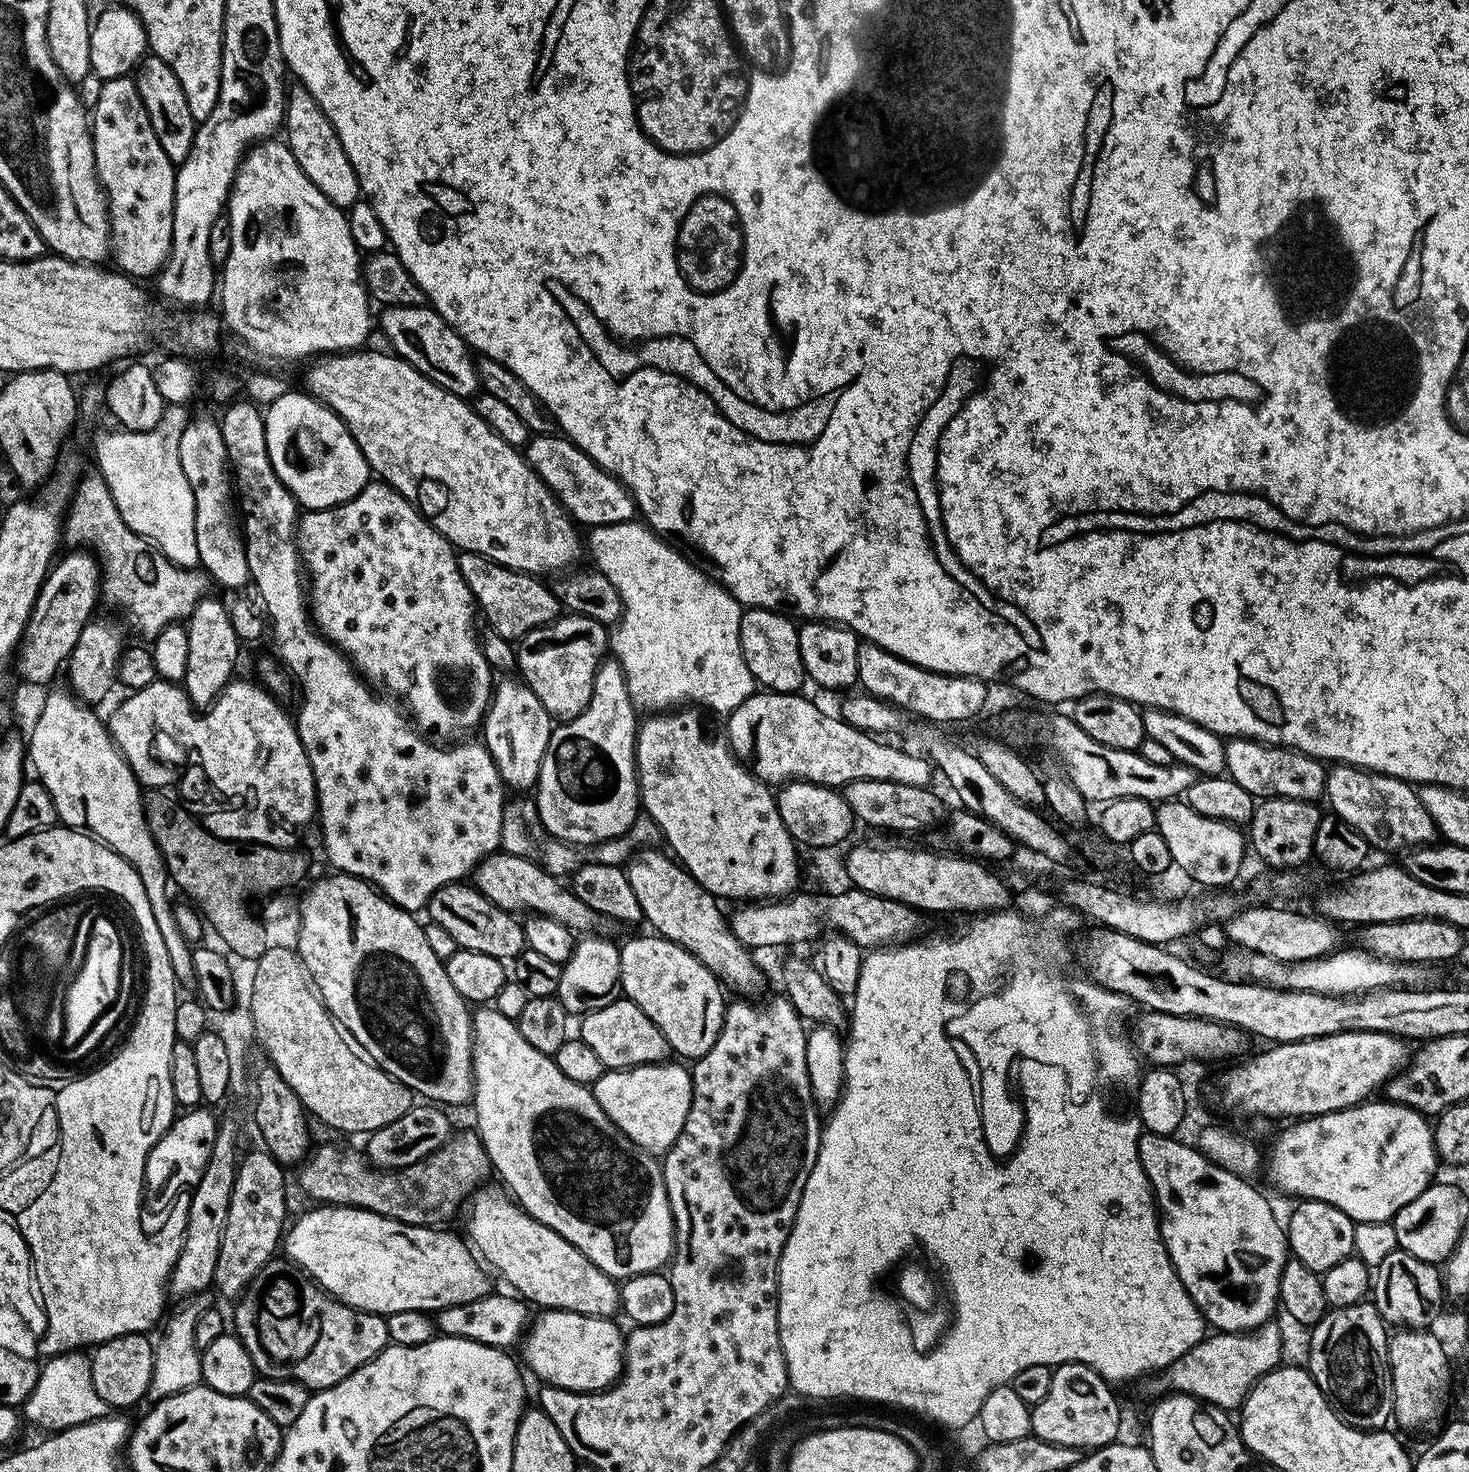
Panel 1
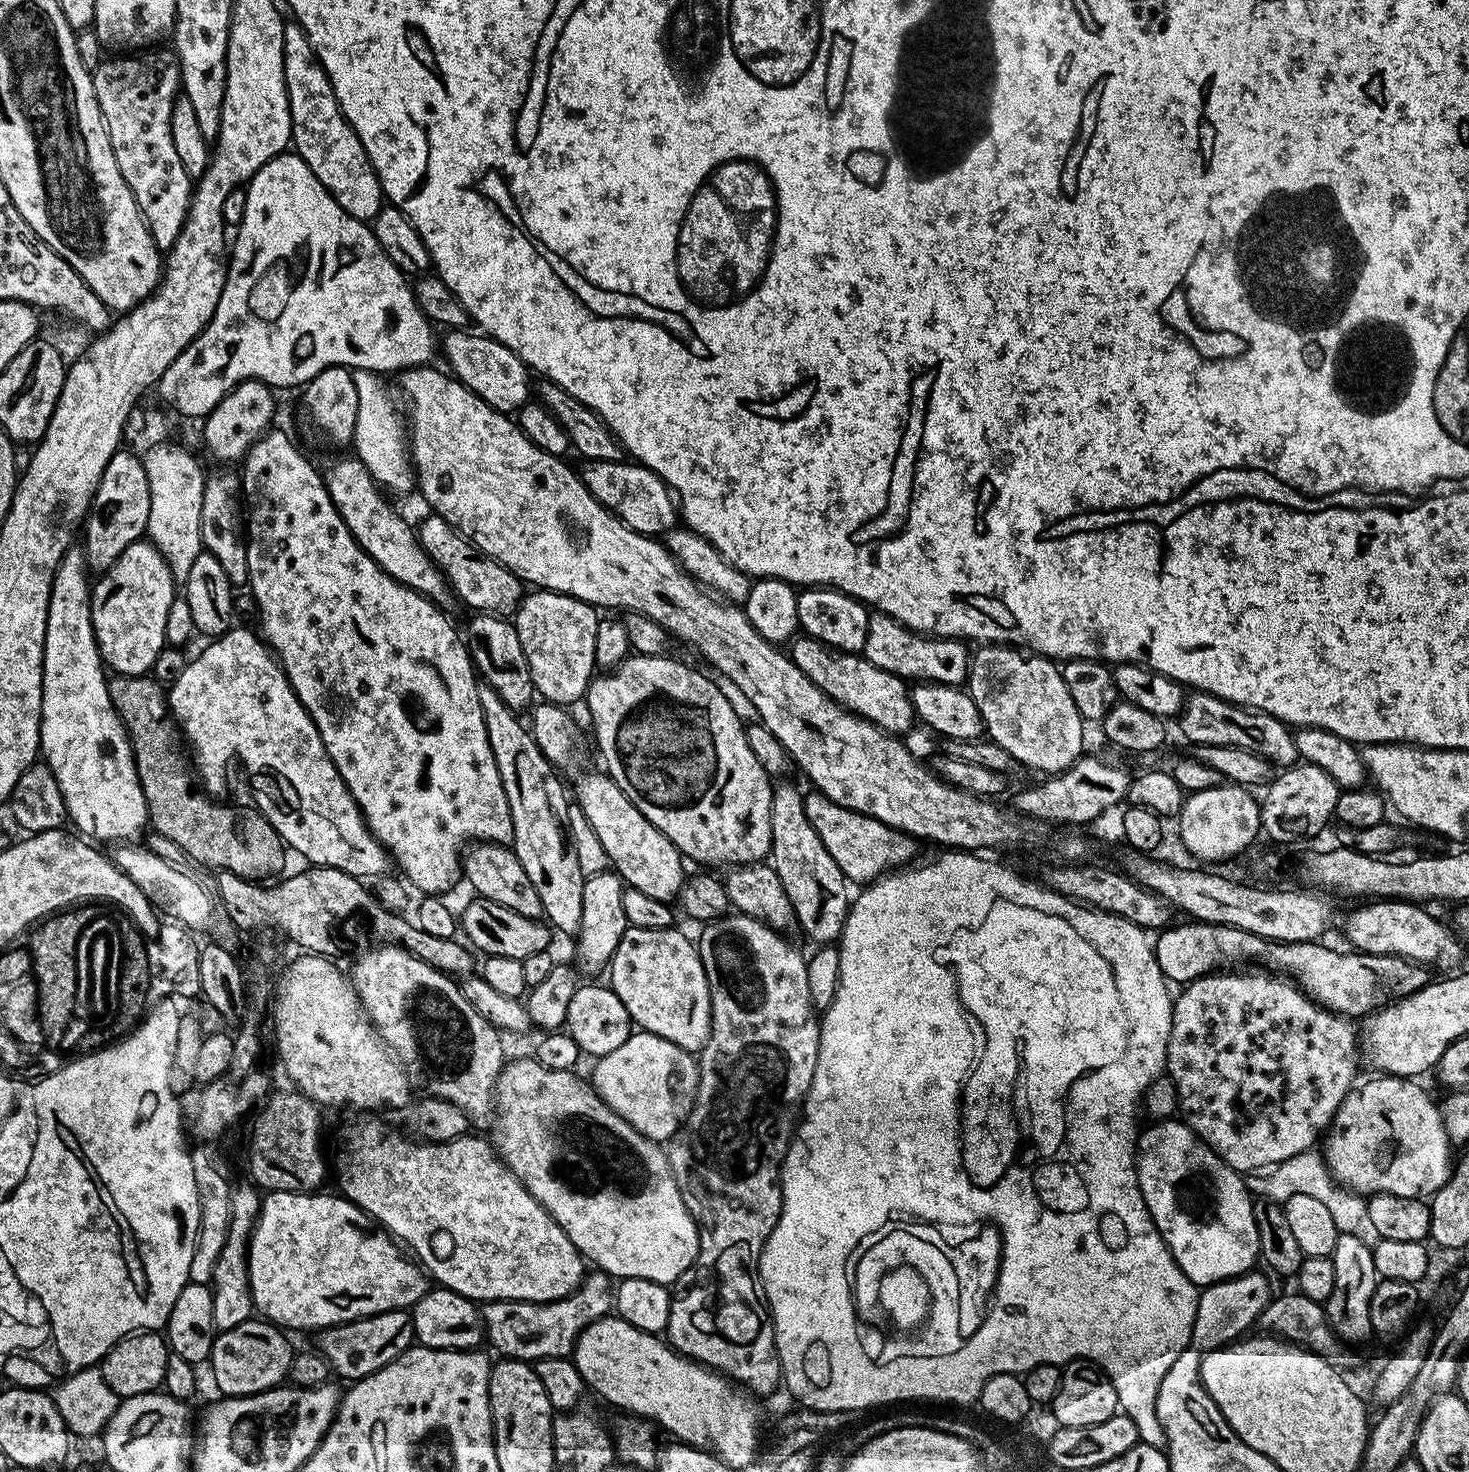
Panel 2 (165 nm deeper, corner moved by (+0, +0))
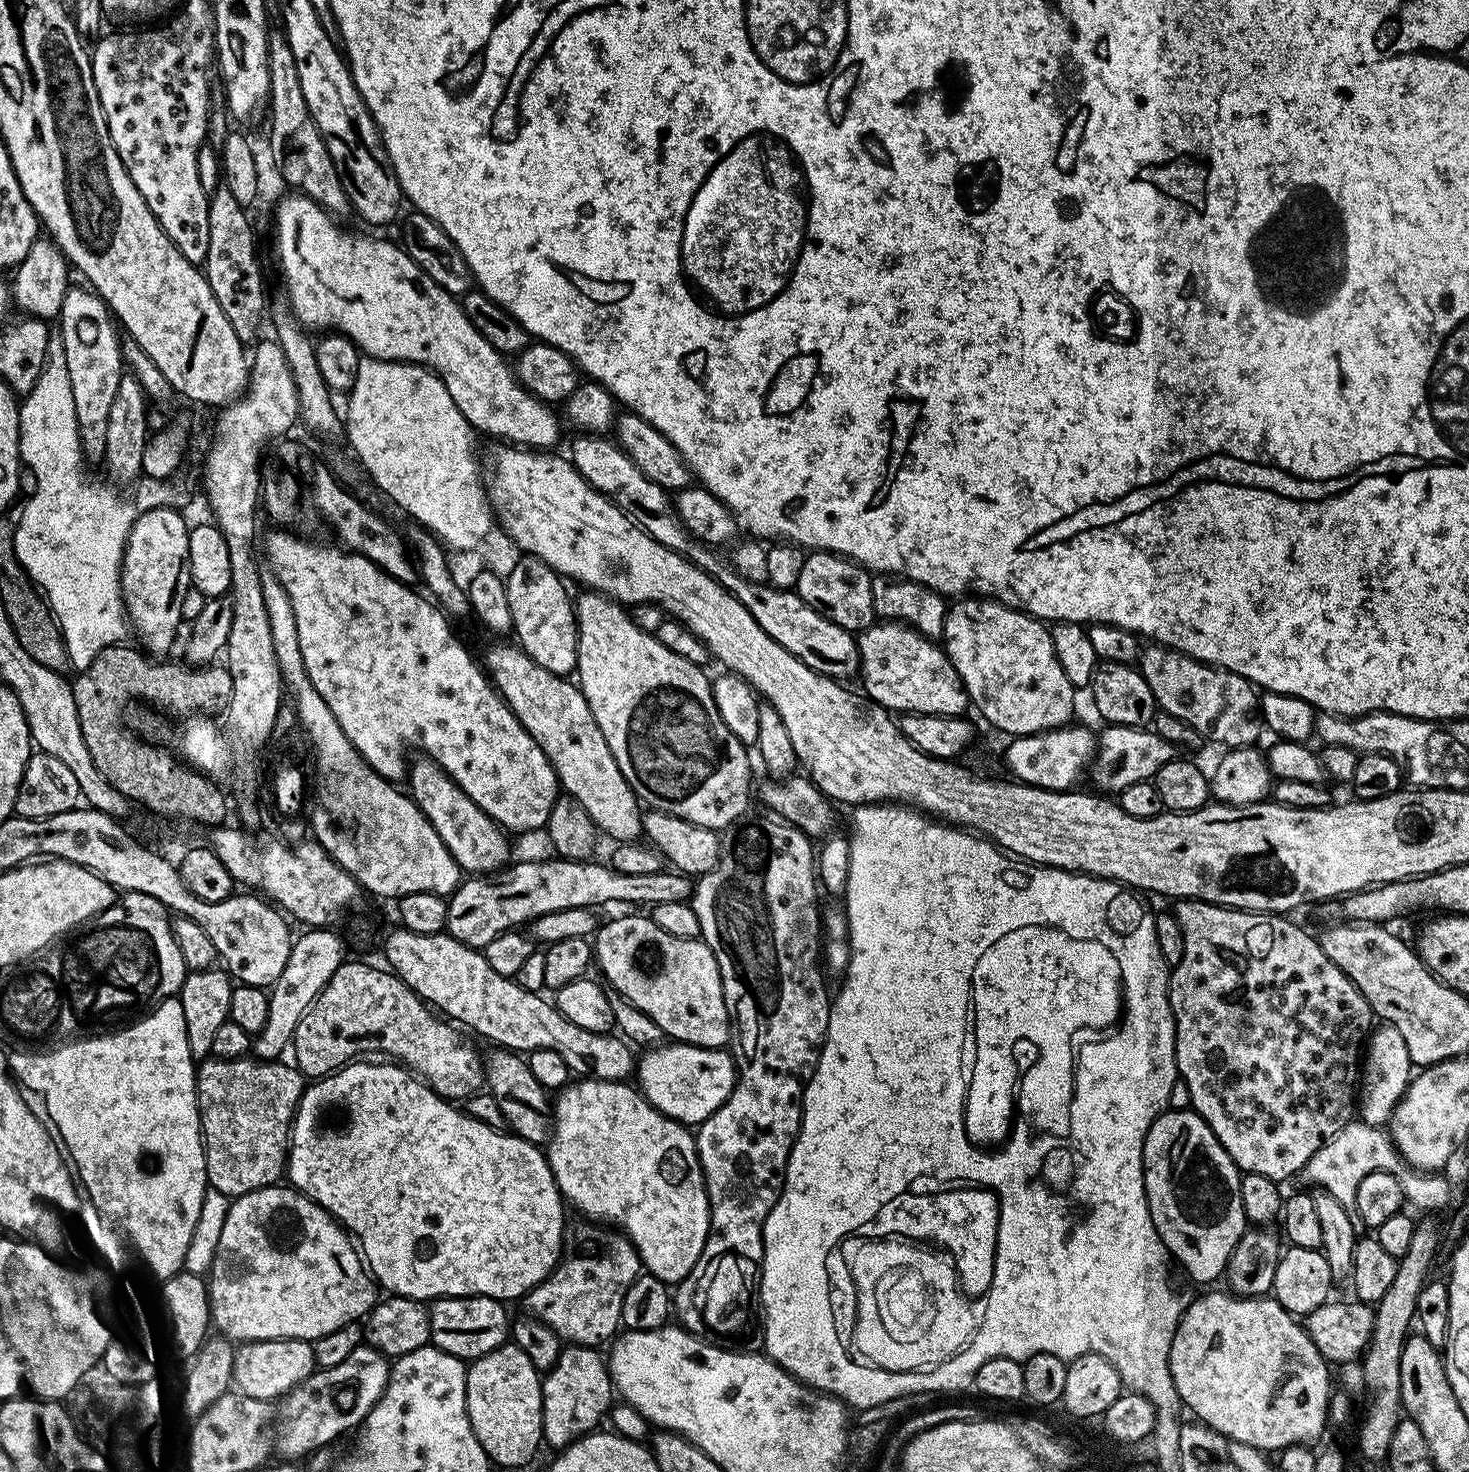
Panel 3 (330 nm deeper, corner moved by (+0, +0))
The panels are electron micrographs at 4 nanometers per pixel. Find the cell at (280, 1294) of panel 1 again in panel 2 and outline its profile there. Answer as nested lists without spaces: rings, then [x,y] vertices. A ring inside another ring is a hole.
[[[397,1310],[394,1312],[379,1312],[377,1316],[363,1316],[361,1320],[349,1320],[347,1324],[338,1324],[334,1328],[329,1328],[323,1333],[320,1340],[319,1351],[325,1360],[328,1361],[329,1369],[340,1376],[345,1376],[348,1382],[361,1380],[364,1376],[374,1374],[382,1370],[394,1358],[398,1358],[406,1351],[413,1347],[414,1337],[412,1335],[412,1317],[407,1311]]]

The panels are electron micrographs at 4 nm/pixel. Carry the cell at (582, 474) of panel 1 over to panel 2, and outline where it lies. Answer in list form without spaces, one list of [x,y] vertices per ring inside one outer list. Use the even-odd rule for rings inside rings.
[[[635,462],[585,463],[582,468],[584,485],[594,494],[594,498],[604,508],[609,508],[616,517],[635,532],[653,538],[663,537],[678,524],[678,504],[673,493],[662,477],[654,474],[643,464]]]

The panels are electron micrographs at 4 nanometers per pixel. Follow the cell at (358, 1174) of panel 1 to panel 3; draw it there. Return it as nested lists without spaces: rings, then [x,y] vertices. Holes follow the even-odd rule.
[[[209,1058],[199,1061],[196,1069],[196,1104],[200,1108],[200,1130],[204,1138],[204,1161],[208,1175],[208,1187],[222,1190],[230,1198],[257,1192],[260,1188],[271,1188],[281,1183],[288,1163],[288,1146],[292,1135],[292,1119],[296,1116],[296,1103],[302,1098],[306,1087],[306,1077],[299,1068],[291,1063],[277,1062],[274,1060],[258,1060],[255,1058]]]

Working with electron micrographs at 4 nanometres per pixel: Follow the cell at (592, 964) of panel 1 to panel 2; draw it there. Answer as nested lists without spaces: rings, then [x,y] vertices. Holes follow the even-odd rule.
[[[615,870],[596,872],[587,877],[582,886],[582,922],[574,937],[576,960],[574,964],[581,973],[600,972],[609,967],[616,953],[622,934],[630,927],[626,910],[622,910],[622,894],[626,887]]]

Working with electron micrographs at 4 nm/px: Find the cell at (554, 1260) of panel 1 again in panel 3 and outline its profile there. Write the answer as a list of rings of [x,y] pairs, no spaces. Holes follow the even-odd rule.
[[[364,1062],[346,1064],[328,1076],[313,1079],[305,1087],[302,1098],[296,1103],[296,1116],[292,1119],[286,1165],[287,1183],[325,1208],[355,1237],[369,1273],[383,1291],[385,1288],[385,1293],[421,1302],[439,1300],[442,1296],[489,1296],[501,1302],[509,1302],[519,1301],[531,1288],[548,1279],[562,1255],[566,1204],[548,1165],[547,1155],[537,1145],[526,1142],[511,1131],[491,1128],[469,1116],[467,1111],[460,1109],[459,1112],[456,1109],[459,1107],[453,1101],[441,1098],[419,1075],[399,1063],[360,1063]]]

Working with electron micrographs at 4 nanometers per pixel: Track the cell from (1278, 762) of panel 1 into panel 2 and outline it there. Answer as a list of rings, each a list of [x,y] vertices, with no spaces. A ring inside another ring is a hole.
[[[1193,691],[1183,701],[1178,723],[1184,731],[1185,738],[1193,740],[1196,746],[1206,744],[1238,746],[1266,758],[1276,766],[1291,765],[1298,756],[1296,741],[1289,725],[1265,712],[1253,712],[1247,708],[1240,708],[1237,704],[1231,704],[1205,692]]]

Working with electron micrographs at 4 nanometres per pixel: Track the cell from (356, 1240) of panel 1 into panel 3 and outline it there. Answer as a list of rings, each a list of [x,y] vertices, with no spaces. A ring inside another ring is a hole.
[[[273,1186],[260,1188],[257,1192],[242,1194],[235,1197],[228,1205],[226,1223],[222,1225],[222,1238],[218,1238],[218,1250],[214,1254],[212,1271],[208,1280],[208,1301],[212,1307],[212,1324],[227,1339],[233,1342],[247,1342],[250,1340],[306,1340],[315,1342],[320,1340],[330,1330],[338,1330],[347,1324],[363,1321],[368,1313],[378,1303],[378,1285],[370,1275],[353,1237],[349,1235],[343,1224],[335,1220],[322,1206],[318,1206],[308,1196],[297,1192],[291,1186]]]

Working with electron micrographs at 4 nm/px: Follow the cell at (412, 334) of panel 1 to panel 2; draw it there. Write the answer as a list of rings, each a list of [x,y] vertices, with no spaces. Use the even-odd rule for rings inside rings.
[[[448,330],[443,334],[442,356],[444,352],[451,375],[462,381],[474,394],[478,394],[482,402],[489,404],[495,412],[505,414],[519,413],[520,407],[529,403],[534,392],[530,380],[528,384],[530,369],[522,362],[522,358],[518,358],[518,354],[514,354],[514,350],[502,346],[502,342],[491,336],[477,334],[472,330]]]

